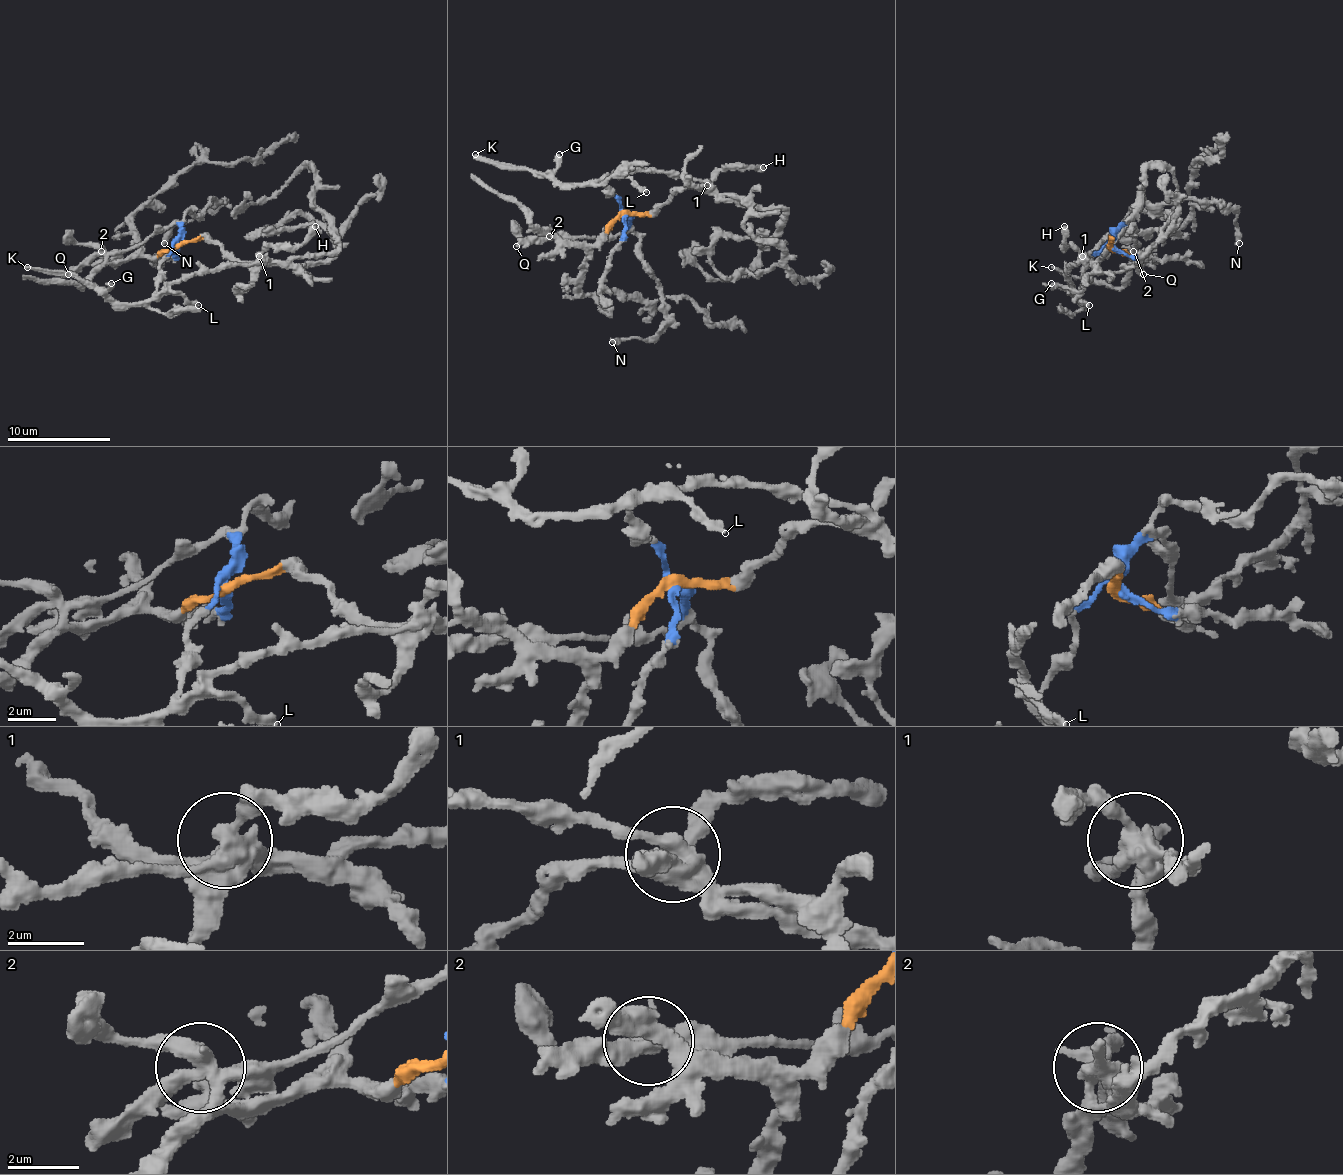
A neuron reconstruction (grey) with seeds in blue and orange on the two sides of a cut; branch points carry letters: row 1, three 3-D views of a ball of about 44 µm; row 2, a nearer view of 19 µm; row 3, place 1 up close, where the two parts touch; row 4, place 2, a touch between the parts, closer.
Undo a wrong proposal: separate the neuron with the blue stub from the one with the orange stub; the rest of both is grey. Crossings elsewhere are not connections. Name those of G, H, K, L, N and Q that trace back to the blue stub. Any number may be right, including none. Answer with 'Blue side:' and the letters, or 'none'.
Blue side: G, K, L, N, Q

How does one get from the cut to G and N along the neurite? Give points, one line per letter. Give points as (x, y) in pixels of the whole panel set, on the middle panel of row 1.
G: (624, 216), (624, 211), (608, 195), (606, 185), (562, 182), (554, 174), (559, 154)
N: (624, 216), (637, 236), (647, 273), (660, 288), (665, 322), (645, 340), (626, 337), (611, 342)

